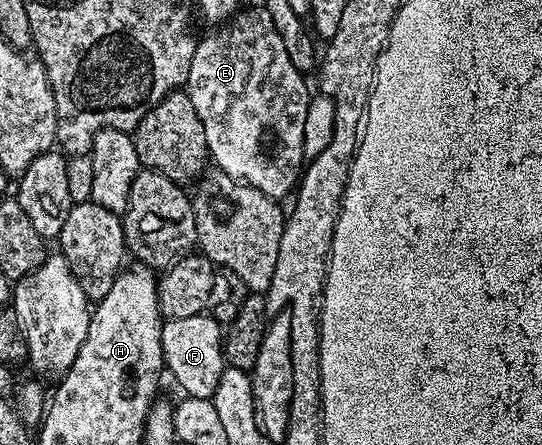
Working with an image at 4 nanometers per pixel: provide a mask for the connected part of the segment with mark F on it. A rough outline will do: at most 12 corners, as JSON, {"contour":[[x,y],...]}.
{"contour":[[212,314],[168,318],[165,367],[188,398],[210,399],[225,370]]}

